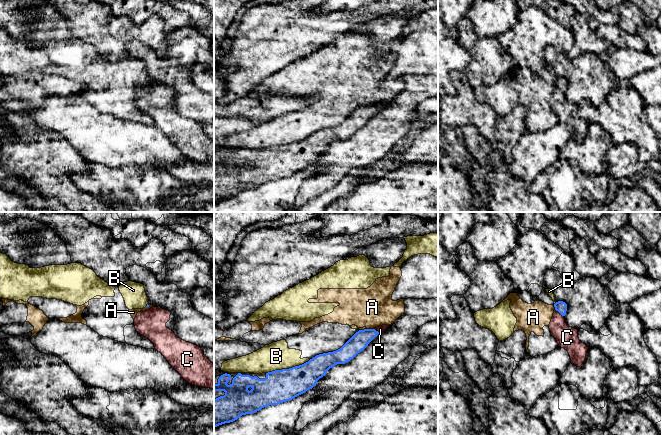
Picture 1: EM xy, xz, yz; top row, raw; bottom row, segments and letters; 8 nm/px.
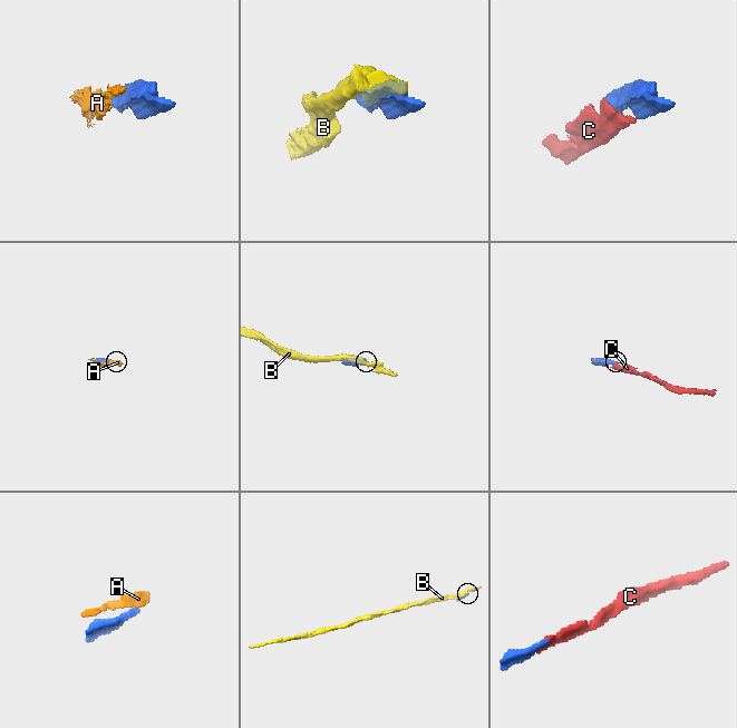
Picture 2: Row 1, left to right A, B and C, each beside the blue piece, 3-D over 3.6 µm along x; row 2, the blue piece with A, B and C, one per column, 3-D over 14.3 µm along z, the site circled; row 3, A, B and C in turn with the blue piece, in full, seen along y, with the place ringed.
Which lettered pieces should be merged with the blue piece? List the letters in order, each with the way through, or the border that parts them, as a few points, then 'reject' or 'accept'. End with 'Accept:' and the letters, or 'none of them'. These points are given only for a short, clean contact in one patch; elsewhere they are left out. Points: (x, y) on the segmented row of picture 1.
A: border along xz (367, 328), (373, 329); reject
B: reject
C: runs through yz (560, 306), (559, 312), (559, 329), (567, 337); accept
Accept: C

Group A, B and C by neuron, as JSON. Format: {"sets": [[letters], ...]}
{"sets": [["A"], ["B"], ["C"]]}

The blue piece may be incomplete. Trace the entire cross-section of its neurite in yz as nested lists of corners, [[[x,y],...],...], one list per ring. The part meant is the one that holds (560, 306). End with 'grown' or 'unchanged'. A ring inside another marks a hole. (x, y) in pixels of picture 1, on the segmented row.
[[[558,301],[554,304],[555,310],[549,324],[551,335],[556,339],[558,346],[568,351],[571,363],[580,367],[586,358],[588,346],[578,337],[578,329],[569,327],[565,322],[567,304]]]; grown

